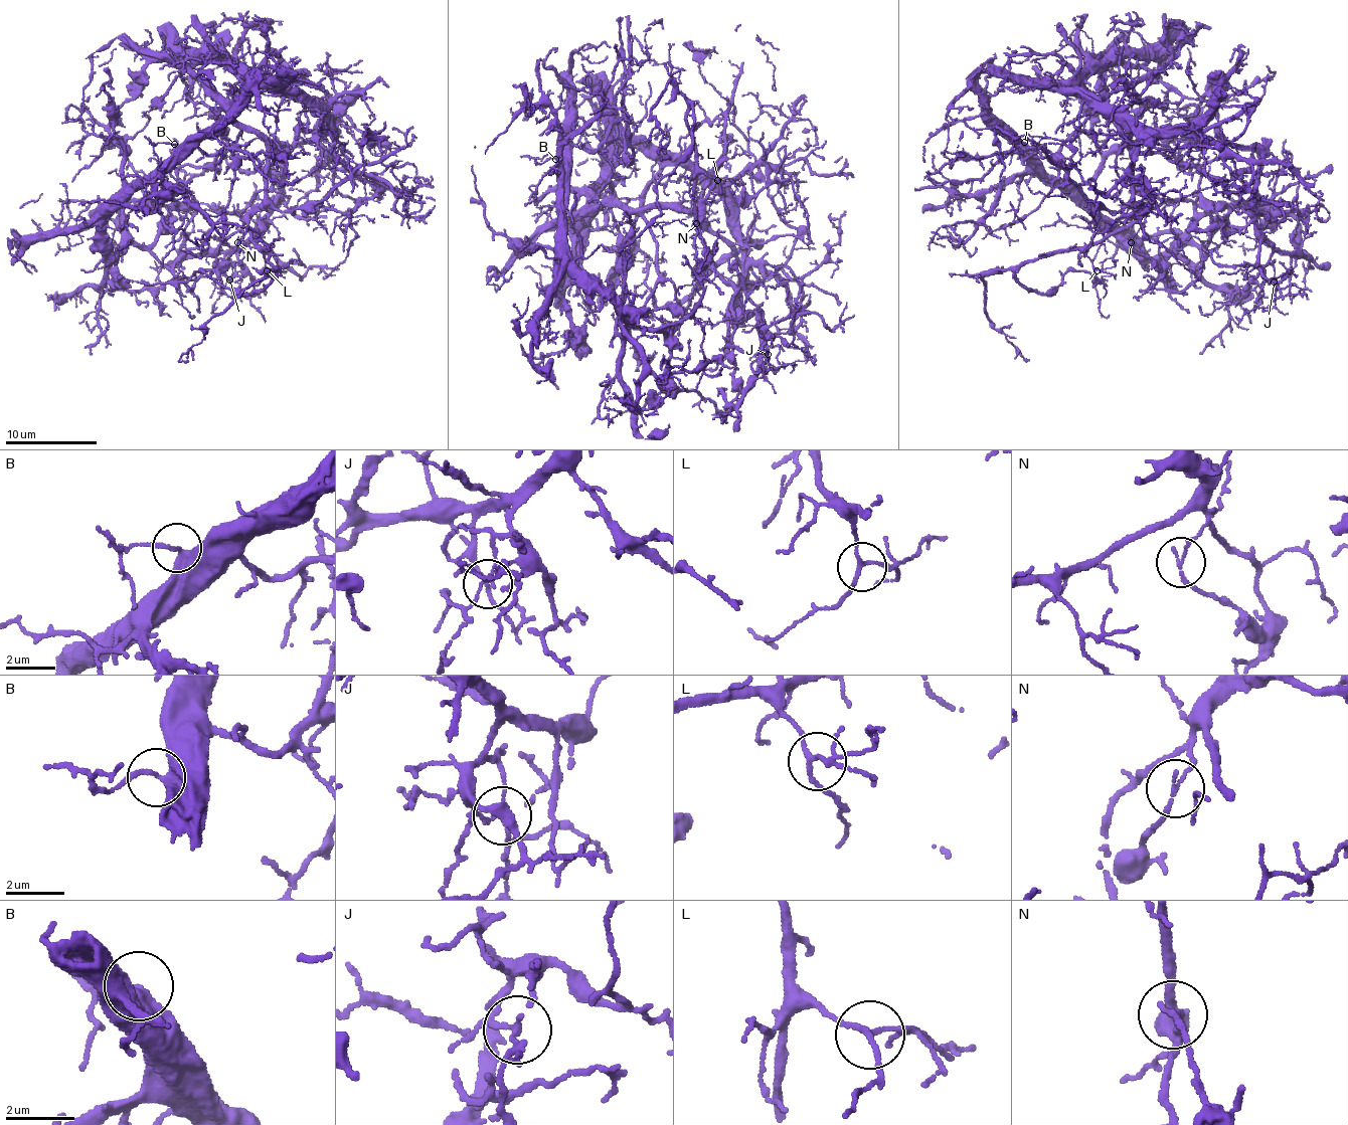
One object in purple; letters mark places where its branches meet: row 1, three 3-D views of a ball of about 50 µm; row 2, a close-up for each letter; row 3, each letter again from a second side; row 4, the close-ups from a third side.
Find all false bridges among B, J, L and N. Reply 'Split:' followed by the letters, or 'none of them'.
Split: N

